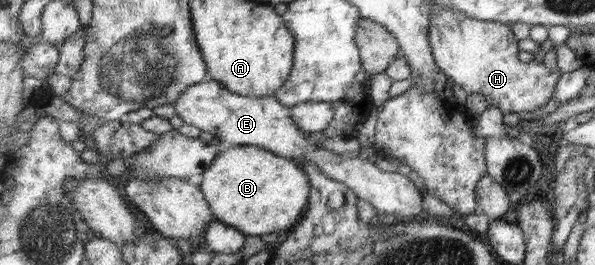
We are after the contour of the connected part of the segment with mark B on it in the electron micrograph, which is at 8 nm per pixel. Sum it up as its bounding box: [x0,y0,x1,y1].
[200,146,312,235]

